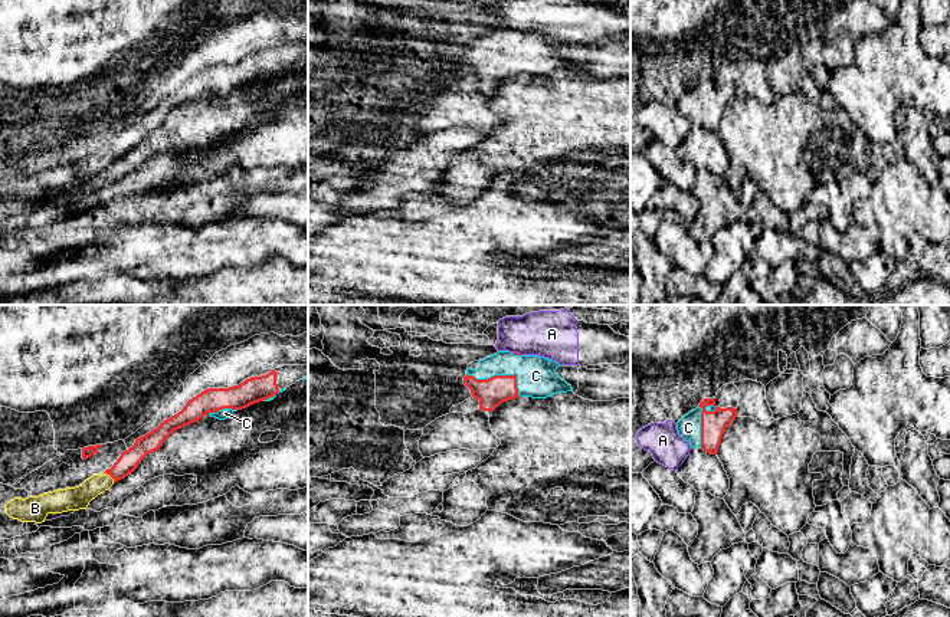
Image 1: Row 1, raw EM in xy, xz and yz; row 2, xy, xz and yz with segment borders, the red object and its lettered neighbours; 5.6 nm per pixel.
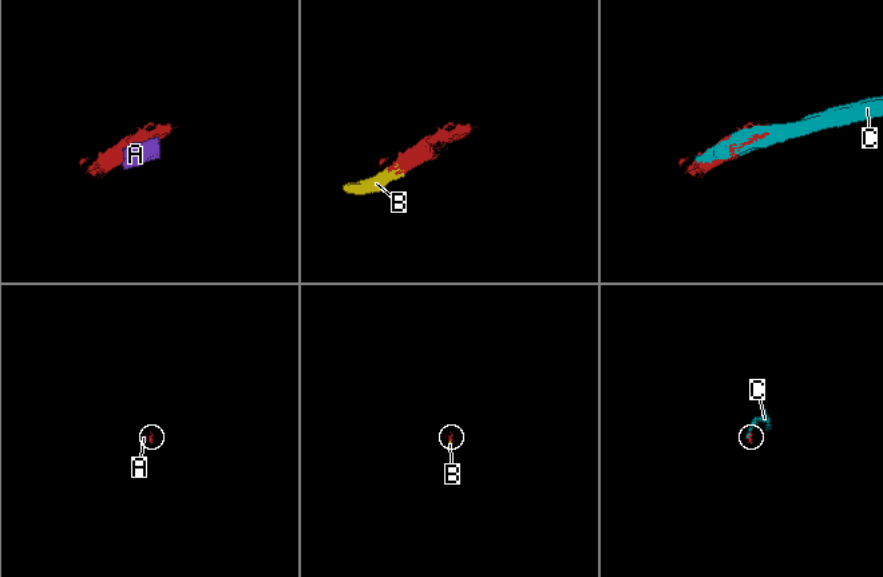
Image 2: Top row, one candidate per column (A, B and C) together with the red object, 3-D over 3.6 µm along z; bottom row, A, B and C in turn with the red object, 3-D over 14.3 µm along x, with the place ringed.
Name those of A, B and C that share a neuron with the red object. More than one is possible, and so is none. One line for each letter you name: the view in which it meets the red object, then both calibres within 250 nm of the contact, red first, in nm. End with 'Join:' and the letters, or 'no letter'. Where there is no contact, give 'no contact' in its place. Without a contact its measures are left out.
B: xy | 120/130 nm
C: xz | 160/220 nm
Join: B, C

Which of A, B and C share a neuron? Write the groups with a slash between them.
A / B C

